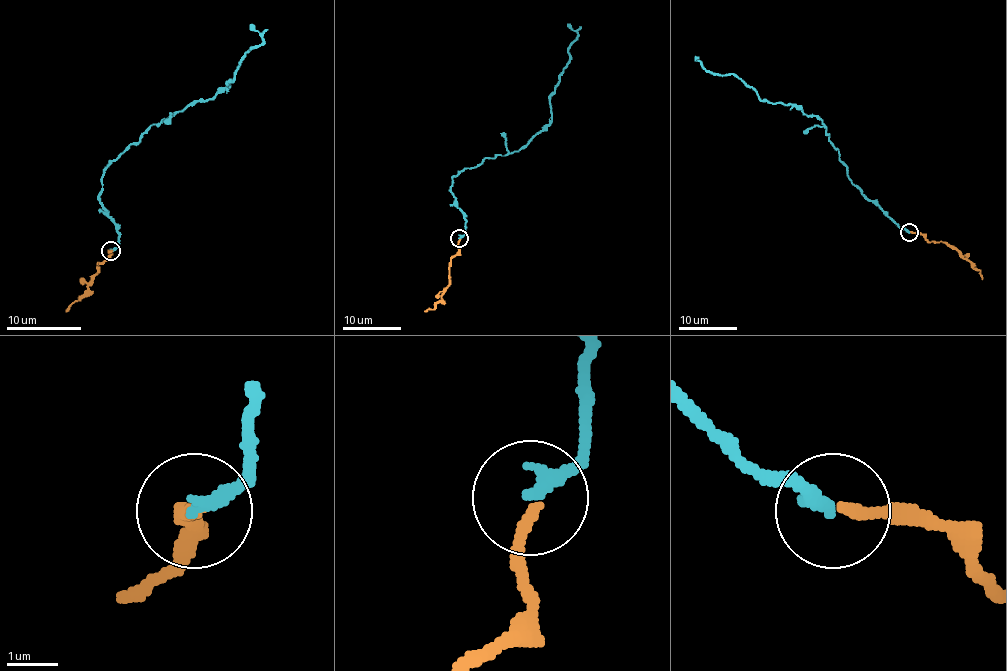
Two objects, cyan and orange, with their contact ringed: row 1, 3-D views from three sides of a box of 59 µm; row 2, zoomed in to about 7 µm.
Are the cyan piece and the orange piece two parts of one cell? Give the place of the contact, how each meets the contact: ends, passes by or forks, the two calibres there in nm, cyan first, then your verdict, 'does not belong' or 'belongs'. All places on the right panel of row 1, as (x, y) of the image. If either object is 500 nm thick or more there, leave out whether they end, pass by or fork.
at (909, 232); cyan ends there; orange ends there; 280 nm thick on the cyan side, 240 nm on the other; belongs

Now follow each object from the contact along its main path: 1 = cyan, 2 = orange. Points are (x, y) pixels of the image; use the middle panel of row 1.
1: (459, 239), (466, 220), (453, 176), (517, 152), (551, 120), (550, 98), (578, 34), (569, 24)
2: (459, 239), (459, 249), (451, 259), (450, 285), (432, 308), (424, 311)

